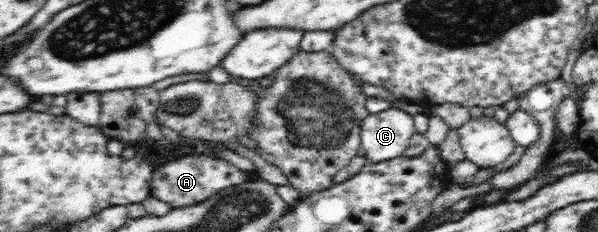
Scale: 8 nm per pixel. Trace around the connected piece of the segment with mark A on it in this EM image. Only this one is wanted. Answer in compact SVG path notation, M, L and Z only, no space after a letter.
M190 154L174 161L167 161L154 170L150 182L150 196L158 198L172 208L180 209L206 201L213 197L214 193L230 189L232 186L246 184L256 178L257 175L253 172L242 171L215 155Z

